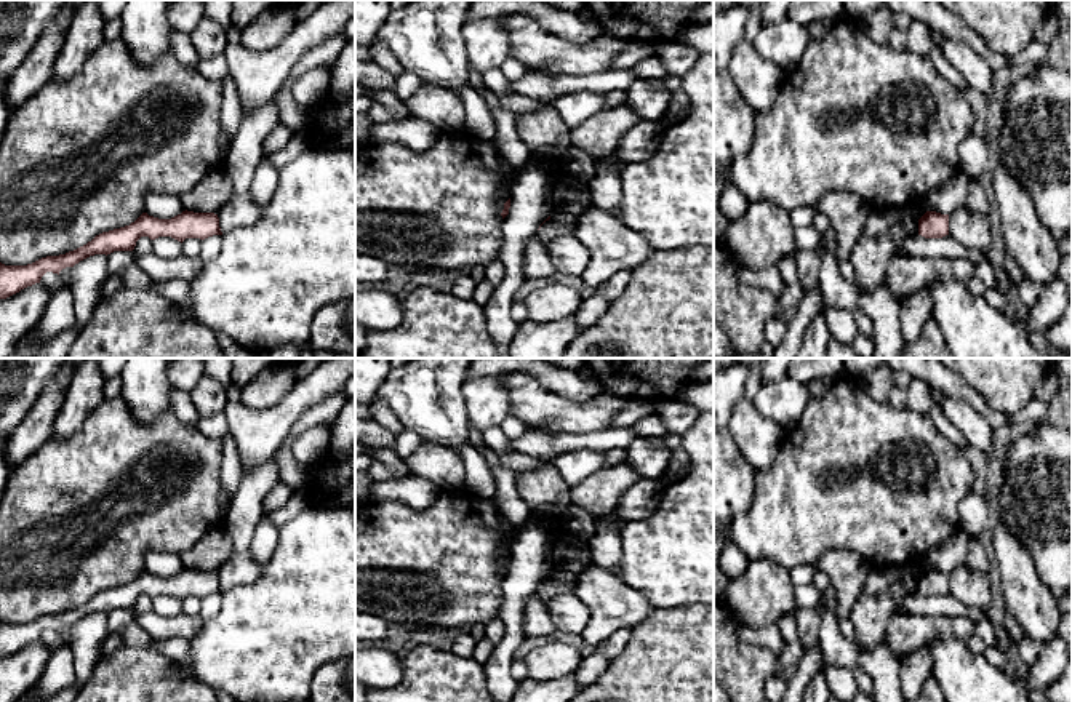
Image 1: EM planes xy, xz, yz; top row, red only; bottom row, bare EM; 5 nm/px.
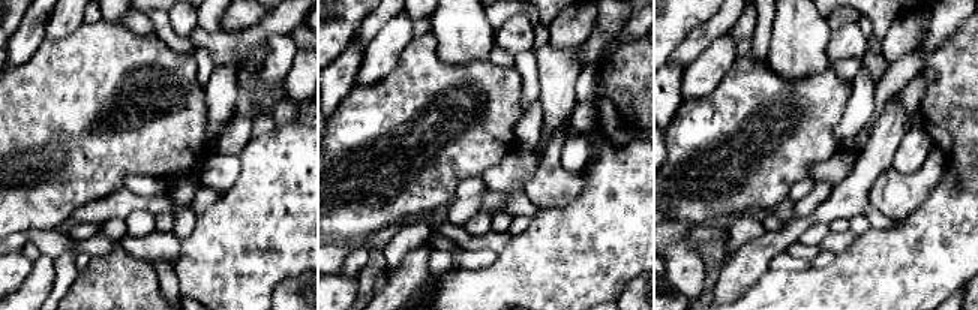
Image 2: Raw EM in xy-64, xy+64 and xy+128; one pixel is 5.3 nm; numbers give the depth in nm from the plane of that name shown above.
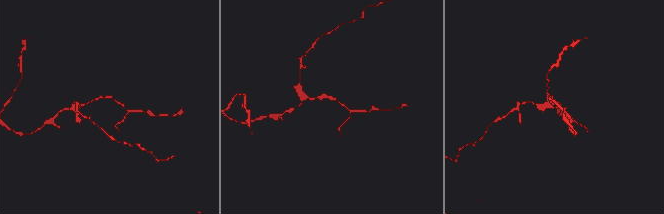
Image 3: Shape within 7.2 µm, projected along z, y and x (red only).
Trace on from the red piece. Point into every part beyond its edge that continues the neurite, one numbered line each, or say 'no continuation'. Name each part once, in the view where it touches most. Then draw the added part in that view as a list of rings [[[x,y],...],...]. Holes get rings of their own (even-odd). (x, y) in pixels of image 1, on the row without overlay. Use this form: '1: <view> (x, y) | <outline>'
no continuation

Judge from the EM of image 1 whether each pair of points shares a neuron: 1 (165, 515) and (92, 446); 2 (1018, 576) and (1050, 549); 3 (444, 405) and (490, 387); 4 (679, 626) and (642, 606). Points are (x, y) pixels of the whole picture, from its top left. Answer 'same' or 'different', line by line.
1: same
2: different
3: different
4: different

